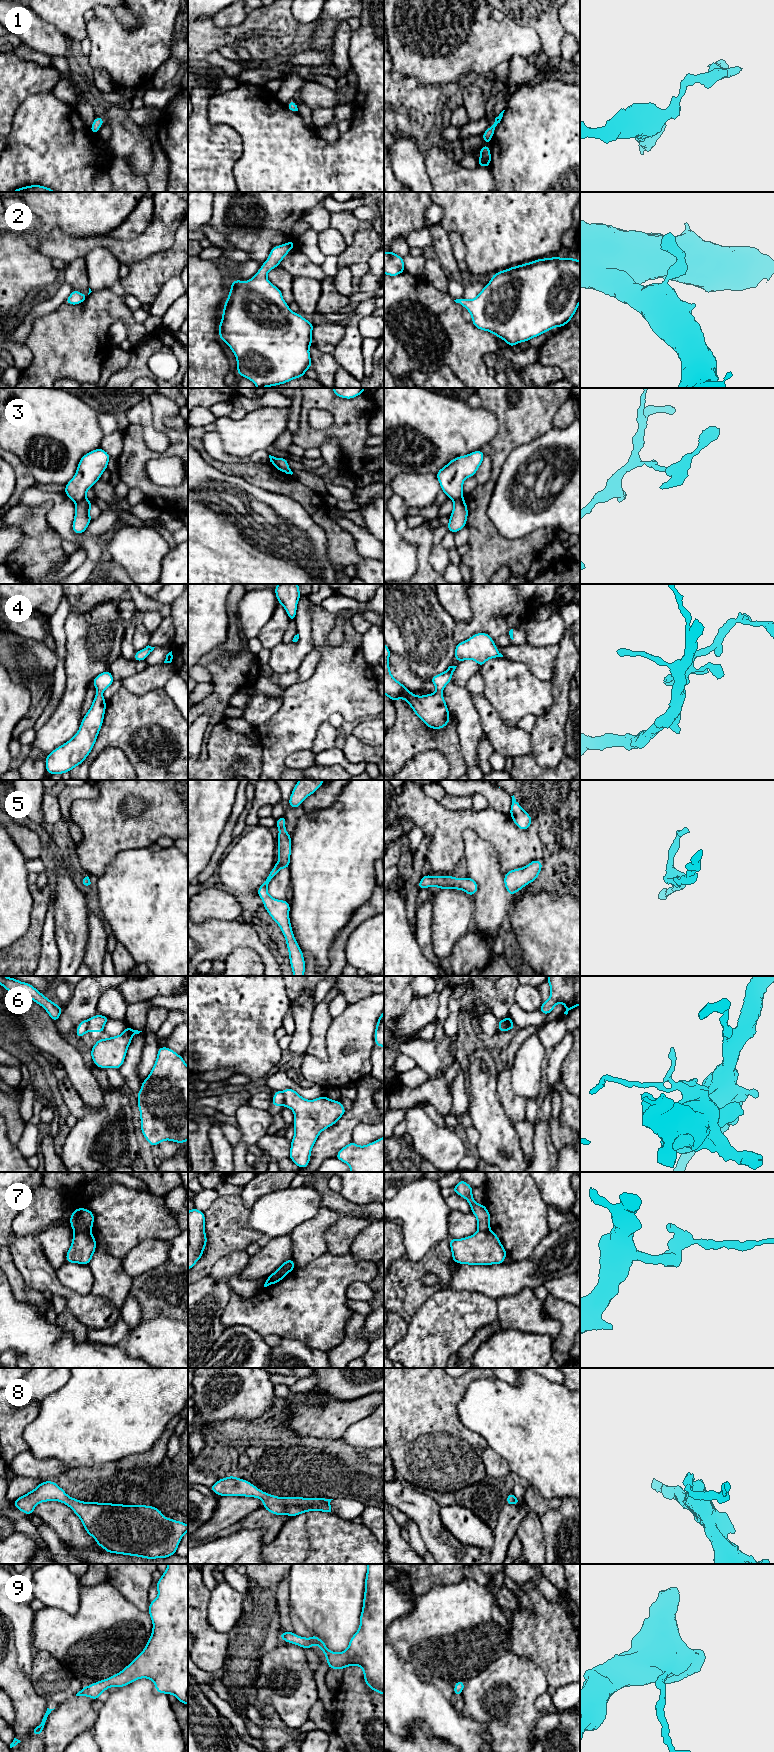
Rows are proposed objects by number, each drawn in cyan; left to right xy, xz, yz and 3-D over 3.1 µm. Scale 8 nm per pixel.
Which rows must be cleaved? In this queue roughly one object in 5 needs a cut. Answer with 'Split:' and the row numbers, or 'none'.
Split: 3, 6, 7

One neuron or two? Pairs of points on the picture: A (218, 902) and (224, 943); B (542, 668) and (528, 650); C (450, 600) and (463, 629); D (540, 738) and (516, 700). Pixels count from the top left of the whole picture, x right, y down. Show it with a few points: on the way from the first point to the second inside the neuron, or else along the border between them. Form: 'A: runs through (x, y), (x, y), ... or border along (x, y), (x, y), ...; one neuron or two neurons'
A: border along (234, 920), (218, 921), (207, 919), (198, 924); two neurons
B: runs through (541, 664), (531, 654); one neuron
C: border along (469, 599), (471, 617), (466, 621), (456, 622); two neurons
D: border along (554, 702), (546, 713), (536, 718); two neurons

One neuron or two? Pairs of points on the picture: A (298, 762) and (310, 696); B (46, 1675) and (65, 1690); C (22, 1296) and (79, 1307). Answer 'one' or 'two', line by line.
A: two
B: one
C: two

